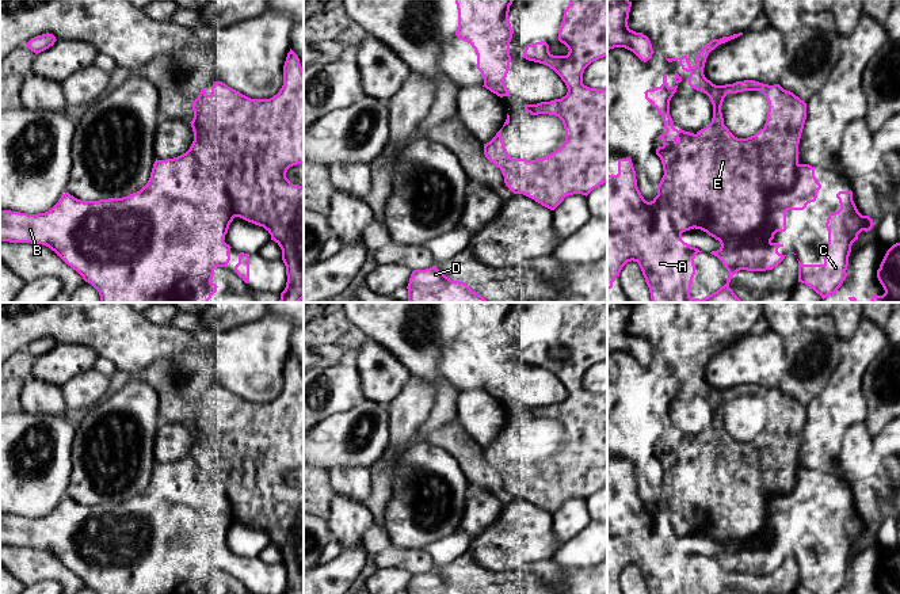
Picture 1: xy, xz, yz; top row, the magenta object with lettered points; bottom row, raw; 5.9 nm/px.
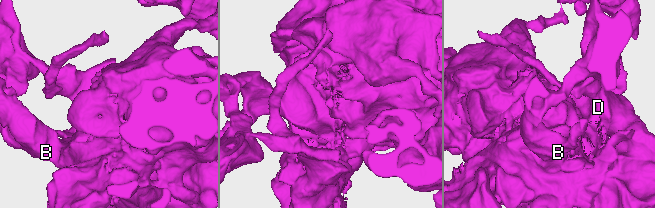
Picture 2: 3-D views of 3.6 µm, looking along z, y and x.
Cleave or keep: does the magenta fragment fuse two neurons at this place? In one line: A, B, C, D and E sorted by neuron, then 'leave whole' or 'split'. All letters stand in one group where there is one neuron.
A B C D / E | split

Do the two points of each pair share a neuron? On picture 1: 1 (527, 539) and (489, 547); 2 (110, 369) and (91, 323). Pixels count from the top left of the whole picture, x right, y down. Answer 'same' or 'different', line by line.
1: same
2: different

